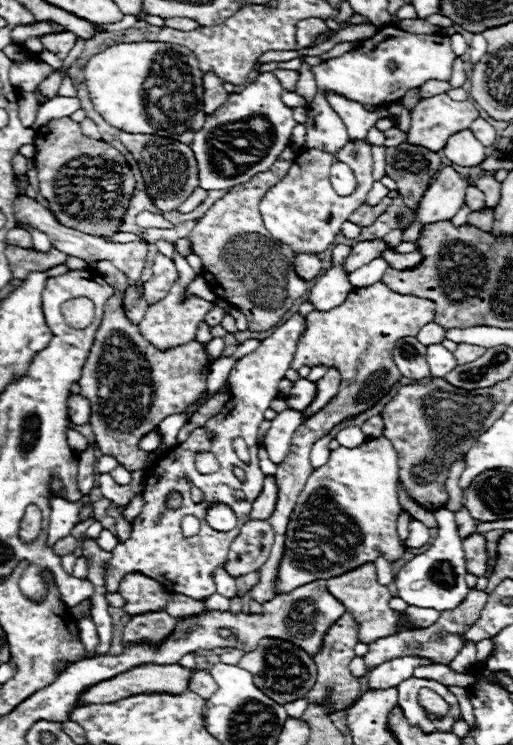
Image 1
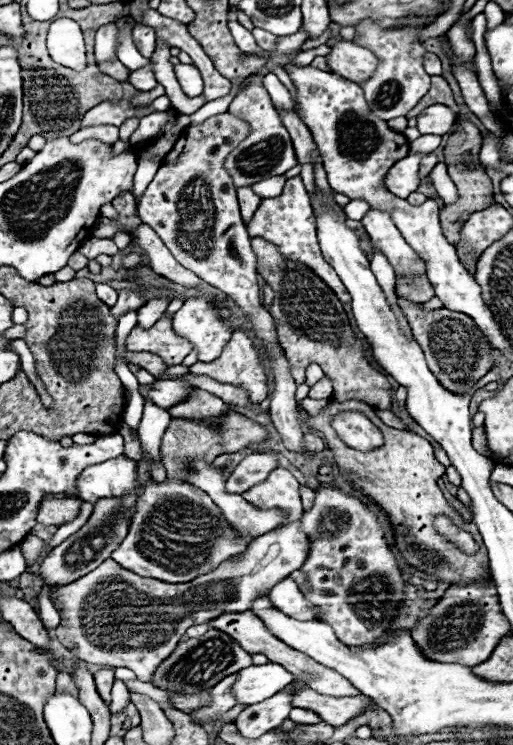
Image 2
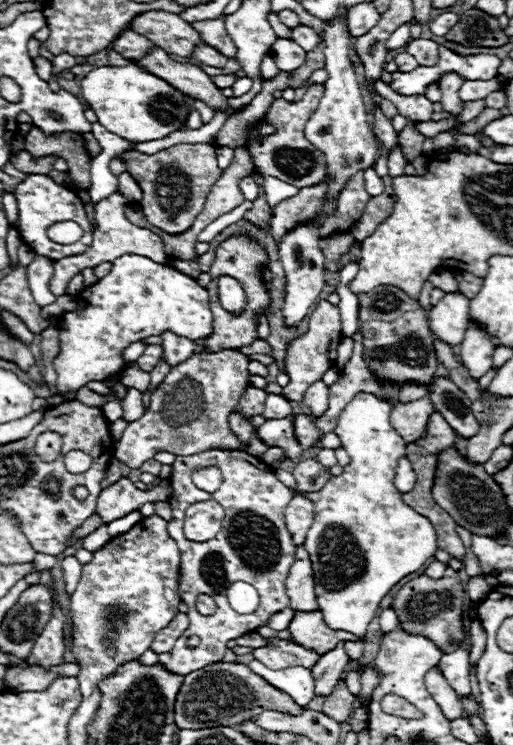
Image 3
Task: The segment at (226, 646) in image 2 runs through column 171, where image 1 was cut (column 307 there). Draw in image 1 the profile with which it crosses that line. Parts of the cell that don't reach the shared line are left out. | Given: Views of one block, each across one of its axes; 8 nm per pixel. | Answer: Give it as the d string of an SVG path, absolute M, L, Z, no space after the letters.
M264 638L254 652L244 654L240 658L238 666L248 670L254 676L256 686L264 694L268 694L268 698L280 704L288 704L288 702L294 702L296 698L306 696L306 692L316 684L316 676L318 676L314 660L304 650L288 642L280 642L276 638Z

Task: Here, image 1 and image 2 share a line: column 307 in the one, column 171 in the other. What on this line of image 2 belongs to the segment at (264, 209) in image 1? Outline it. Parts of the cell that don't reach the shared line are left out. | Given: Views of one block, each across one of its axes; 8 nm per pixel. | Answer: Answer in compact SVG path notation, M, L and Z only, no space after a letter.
M224 112L210 116L200 126L186 128L176 146L166 154L154 180L148 184L138 204L138 214L144 224L152 226L162 242L170 248L174 258L204 282L216 286L230 296L242 310L254 336L262 342L264 354L270 362L268 372L274 392L270 396L270 416L280 432L288 450L304 454L302 448L302 422L296 408L296 382L290 374L288 358L284 356L276 322L270 312L260 304L260 286L256 278L256 254L250 246L248 230L240 218L236 188L224 170L224 158L248 134L248 124Z

